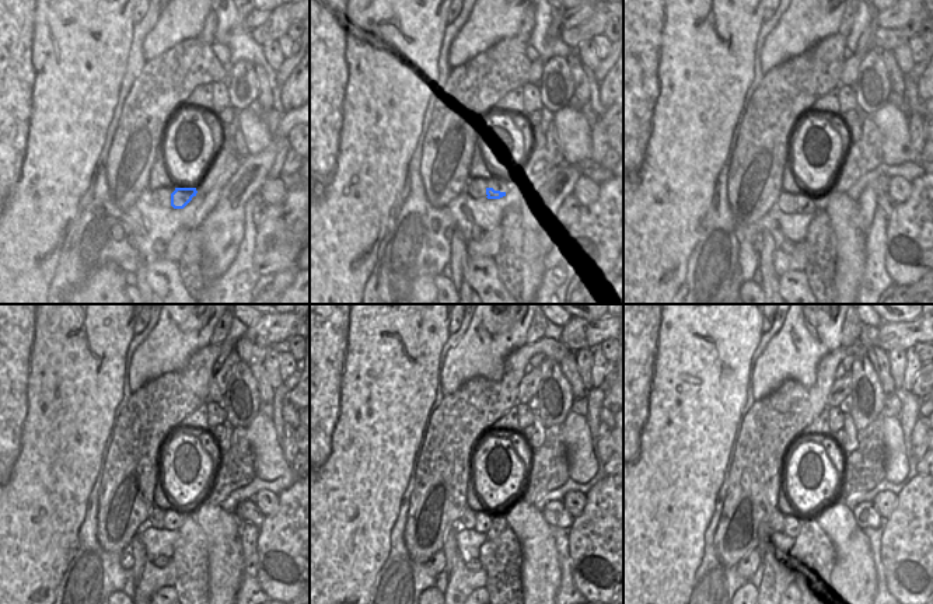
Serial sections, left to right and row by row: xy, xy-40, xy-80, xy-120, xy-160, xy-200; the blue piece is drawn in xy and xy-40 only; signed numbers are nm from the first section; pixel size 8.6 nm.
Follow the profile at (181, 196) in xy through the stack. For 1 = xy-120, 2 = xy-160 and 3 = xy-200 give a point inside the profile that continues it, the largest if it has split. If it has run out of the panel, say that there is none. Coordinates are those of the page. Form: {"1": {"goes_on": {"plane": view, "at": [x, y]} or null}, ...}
{"1": {"goes_on": {"plane": "xy-120", "at": [174, 517]}}, "2": {"goes_on": {"plane": "xy-160", "at": [485, 517]}}, "3": {"goes_on": {"plane": "xy-200", "at": [792, 526]}}}

